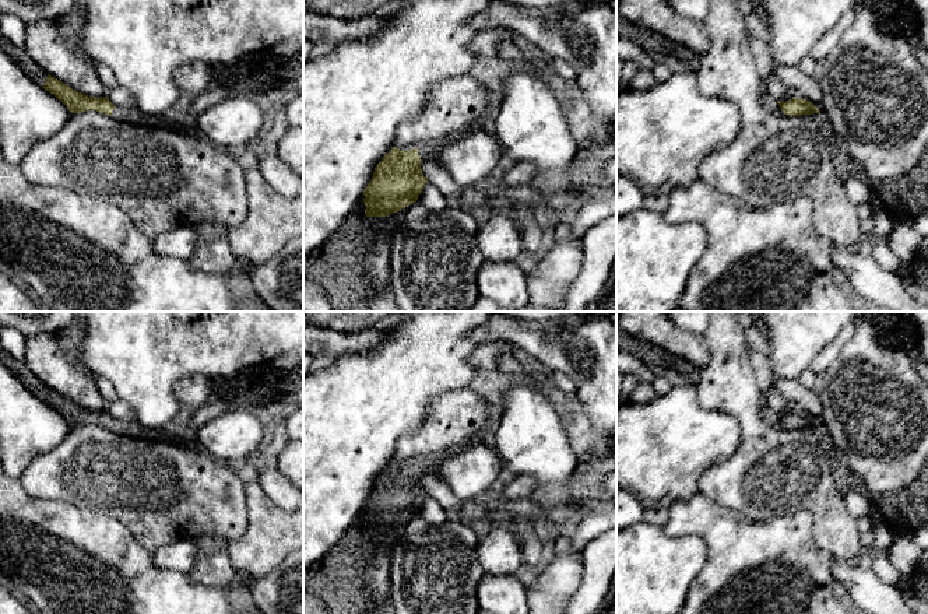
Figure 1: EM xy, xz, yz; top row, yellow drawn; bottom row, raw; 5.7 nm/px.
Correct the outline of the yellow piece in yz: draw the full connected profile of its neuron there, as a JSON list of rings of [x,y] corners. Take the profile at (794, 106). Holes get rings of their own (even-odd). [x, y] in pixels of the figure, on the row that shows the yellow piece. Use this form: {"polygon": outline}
{"polygon": [[[764,95],[763,103],[769,110],[776,113],[785,113],[788,116],[819,113],[818,108],[812,102],[806,99],[798,99],[797,97],[787,102],[780,102],[770,95]]]}

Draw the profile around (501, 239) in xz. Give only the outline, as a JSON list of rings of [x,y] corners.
[[[495,211],[491,220],[478,229],[477,245],[484,260],[516,262],[524,246],[514,215],[509,211]]]

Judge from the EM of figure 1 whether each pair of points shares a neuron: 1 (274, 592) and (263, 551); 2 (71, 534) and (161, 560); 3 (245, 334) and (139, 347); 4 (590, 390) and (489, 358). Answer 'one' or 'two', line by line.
1: two
2: two
3: one
4: two

